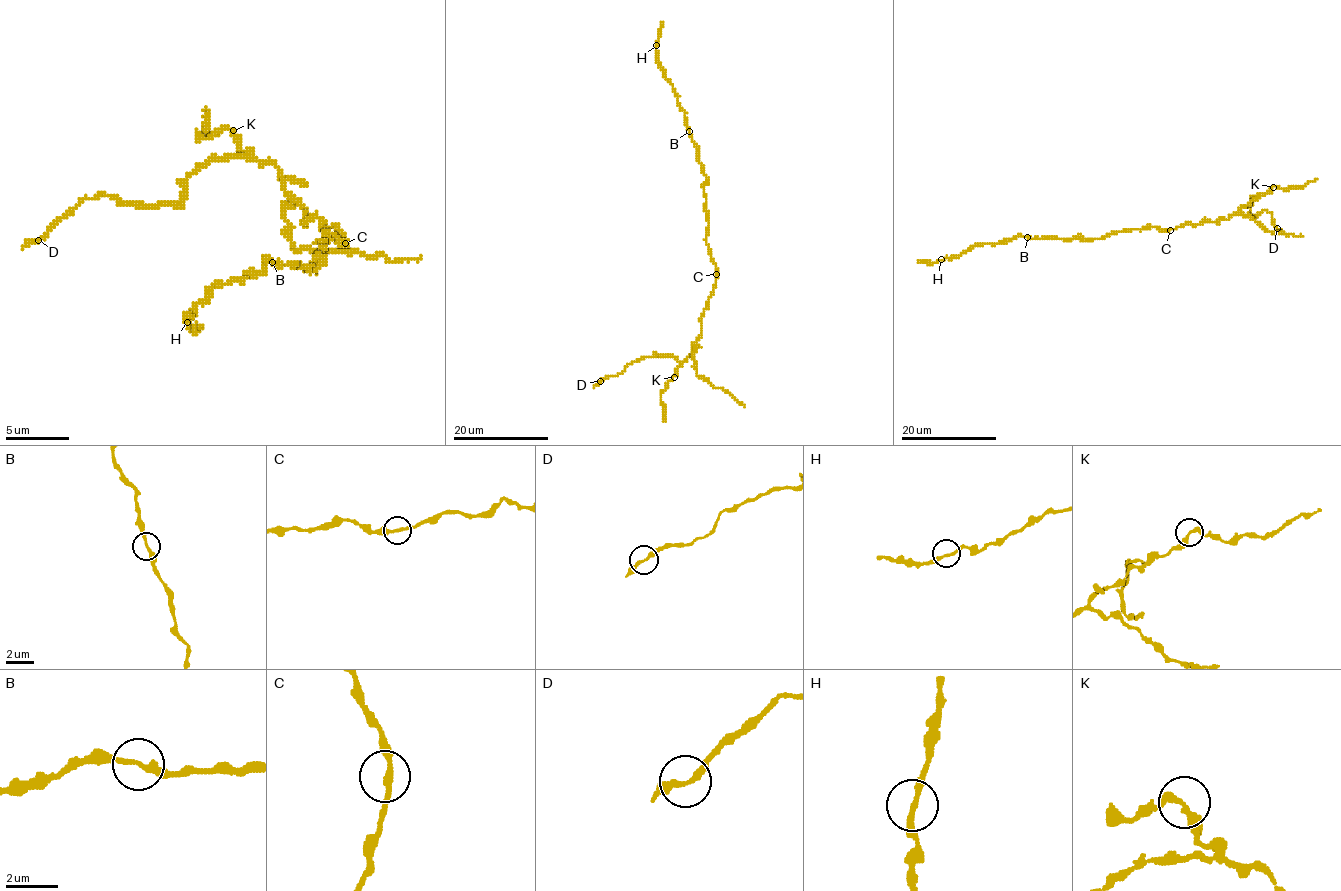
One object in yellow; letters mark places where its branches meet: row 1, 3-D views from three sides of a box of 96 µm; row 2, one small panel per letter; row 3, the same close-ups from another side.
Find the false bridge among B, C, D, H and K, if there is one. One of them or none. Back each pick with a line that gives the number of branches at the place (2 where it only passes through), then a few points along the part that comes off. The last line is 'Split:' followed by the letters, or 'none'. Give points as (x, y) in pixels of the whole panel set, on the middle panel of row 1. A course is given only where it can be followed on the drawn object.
Split: none

